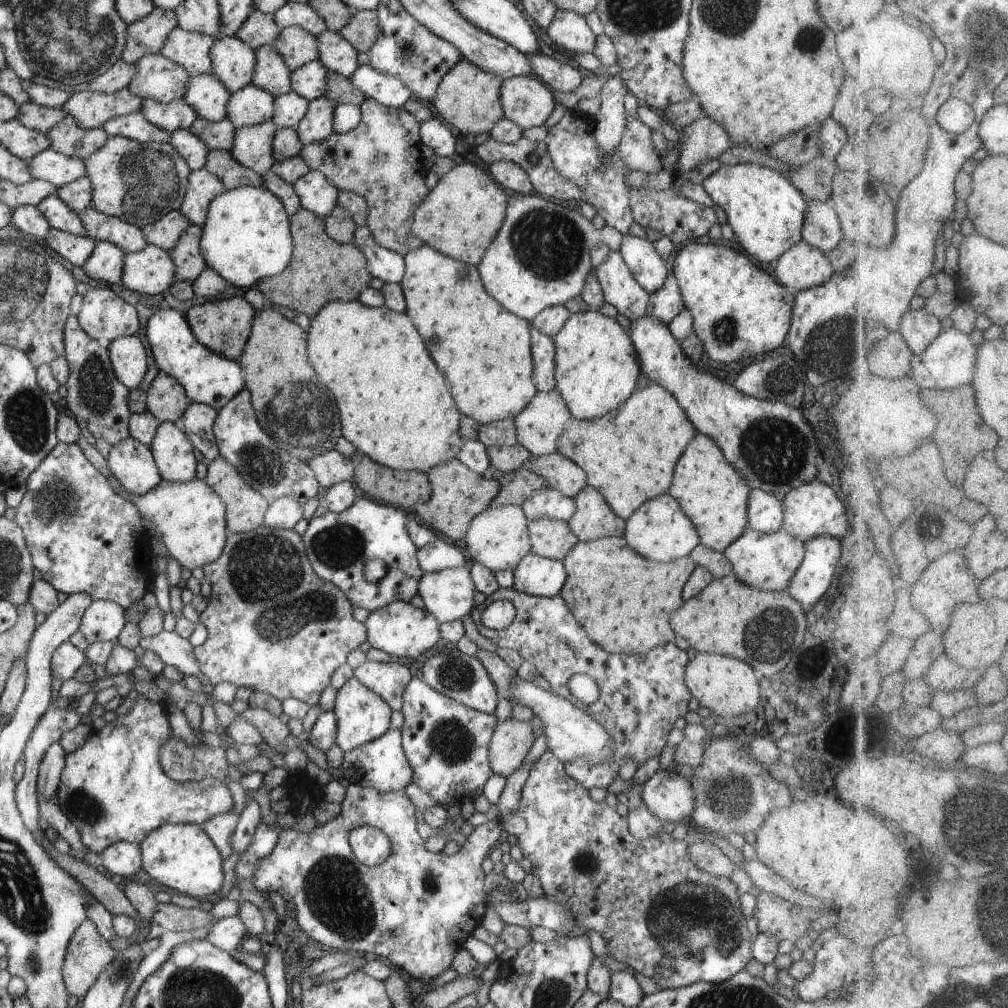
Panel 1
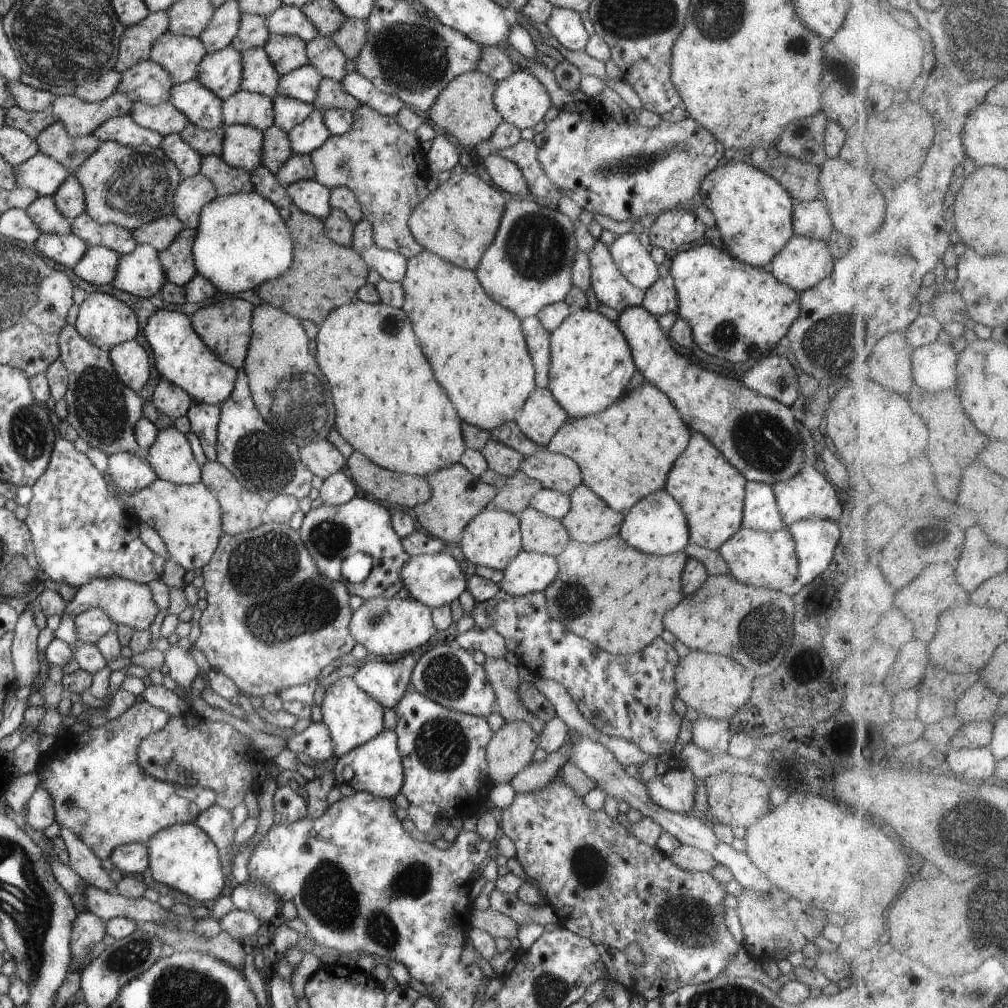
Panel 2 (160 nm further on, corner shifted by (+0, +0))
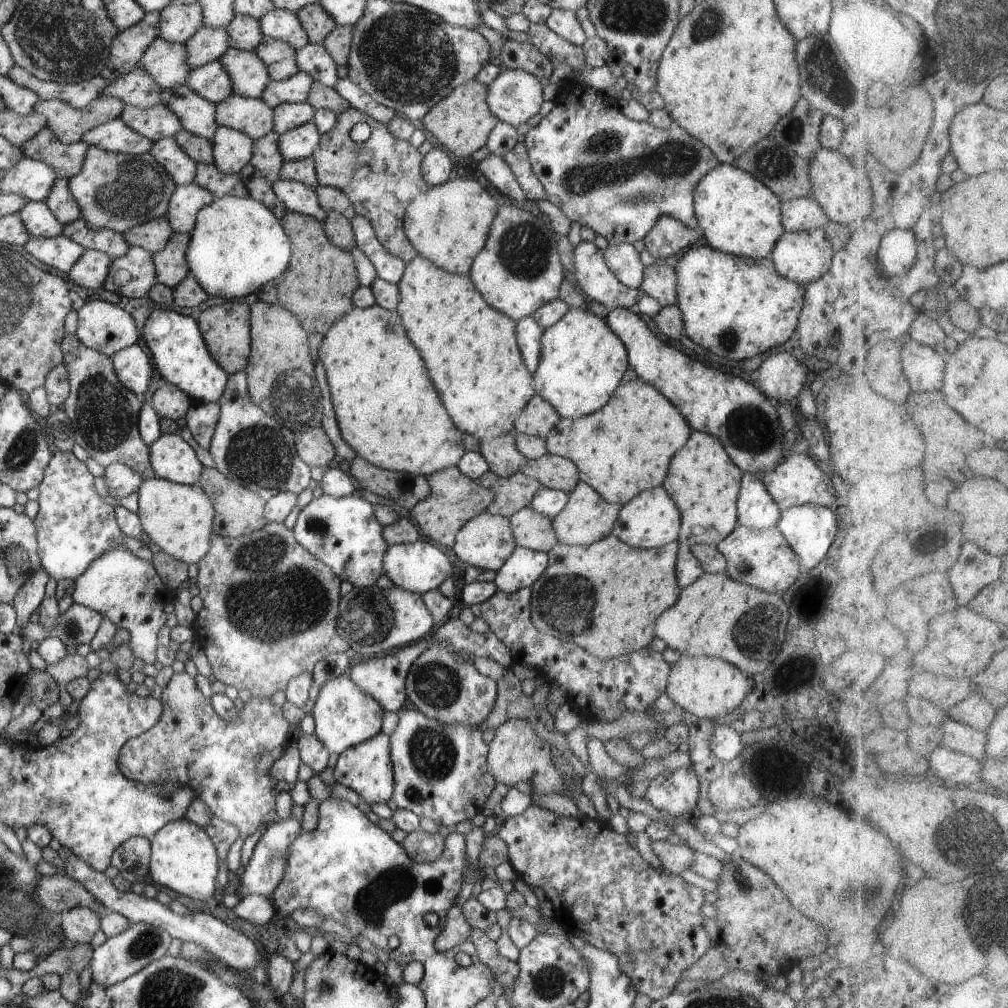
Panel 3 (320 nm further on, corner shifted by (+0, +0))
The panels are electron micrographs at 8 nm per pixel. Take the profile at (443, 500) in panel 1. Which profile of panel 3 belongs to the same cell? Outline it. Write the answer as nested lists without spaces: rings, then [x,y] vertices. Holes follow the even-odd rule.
[[[448,467],[432,473],[427,476],[427,481],[430,492],[424,500],[413,505],[411,510],[413,521],[425,541],[429,540],[439,548],[442,546],[452,548],[456,533],[470,519],[486,511],[495,496],[491,490],[484,488],[478,480],[473,481],[463,475],[457,467]]]

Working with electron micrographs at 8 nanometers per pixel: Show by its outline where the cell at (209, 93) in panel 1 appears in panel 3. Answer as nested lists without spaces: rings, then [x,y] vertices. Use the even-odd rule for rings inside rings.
[[[186,84],[162,90],[160,98],[178,117],[182,129],[212,140],[219,127],[215,121],[215,104],[202,98]]]

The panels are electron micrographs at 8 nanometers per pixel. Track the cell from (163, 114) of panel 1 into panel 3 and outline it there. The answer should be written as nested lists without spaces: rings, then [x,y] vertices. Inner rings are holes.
[[[162,102],[150,108],[126,105],[119,118],[153,143],[182,129],[178,117]]]

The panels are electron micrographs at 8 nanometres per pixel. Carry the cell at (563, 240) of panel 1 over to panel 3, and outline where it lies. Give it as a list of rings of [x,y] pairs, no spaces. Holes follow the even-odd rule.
[[[514,205],[499,206],[484,248],[474,257],[469,277],[482,298],[498,312],[518,322],[543,304],[559,298],[562,281],[568,278],[560,262],[556,232],[550,219]]]

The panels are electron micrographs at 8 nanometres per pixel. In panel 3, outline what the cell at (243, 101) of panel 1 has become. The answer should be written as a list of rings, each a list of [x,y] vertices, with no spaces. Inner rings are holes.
[[[232,94],[216,105],[215,121],[219,127],[243,132],[255,141],[273,130],[273,108],[262,99]]]

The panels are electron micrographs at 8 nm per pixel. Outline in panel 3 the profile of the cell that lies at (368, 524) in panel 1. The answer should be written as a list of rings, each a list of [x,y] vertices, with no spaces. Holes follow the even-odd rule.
[[[352,493],[343,497],[324,494],[312,499],[299,513],[292,532],[300,546],[329,566],[342,581],[348,580],[354,587],[368,588],[383,575],[383,556],[388,544],[383,539],[382,529],[383,526],[374,516],[373,505],[360,498],[356,493]]]

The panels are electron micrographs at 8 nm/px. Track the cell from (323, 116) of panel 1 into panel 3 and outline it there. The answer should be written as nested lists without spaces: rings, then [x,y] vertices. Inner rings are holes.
[[[310,121],[278,137],[278,148],[285,161],[295,161],[311,156],[321,139],[321,132]]]

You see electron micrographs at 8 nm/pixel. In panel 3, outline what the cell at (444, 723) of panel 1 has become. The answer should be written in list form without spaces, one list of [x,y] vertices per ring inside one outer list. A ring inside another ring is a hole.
[[[411,705],[404,707],[398,714],[396,730],[389,736],[389,753],[394,771],[394,790],[391,798],[396,802],[397,808],[408,809],[420,818],[432,818],[437,825],[443,824],[450,831],[455,830],[458,822],[471,821],[476,814],[482,813],[496,782],[487,761],[489,746],[482,740],[479,728],[441,723]]]

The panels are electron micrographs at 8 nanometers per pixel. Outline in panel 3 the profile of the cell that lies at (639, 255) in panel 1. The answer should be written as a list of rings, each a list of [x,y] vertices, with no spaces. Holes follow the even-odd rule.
[[[630,243],[608,245],[603,250],[604,262],[614,276],[628,288],[638,289],[642,284],[645,266],[639,252]]]

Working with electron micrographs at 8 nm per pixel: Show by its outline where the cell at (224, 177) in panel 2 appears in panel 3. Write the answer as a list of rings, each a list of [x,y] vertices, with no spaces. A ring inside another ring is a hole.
[[[199,162],[193,182],[211,192],[215,199],[226,195],[233,197],[249,196],[239,173],[224,174],[214,164]]]

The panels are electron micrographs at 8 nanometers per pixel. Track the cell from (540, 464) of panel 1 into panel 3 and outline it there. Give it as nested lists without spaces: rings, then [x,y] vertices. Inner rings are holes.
[[[546,453],[537,459],[529,459],[520,472],[530,478],[536,479],[542,486],[564,492],[572,492],[572,489],[580,482],[577,466],[564,457]]]

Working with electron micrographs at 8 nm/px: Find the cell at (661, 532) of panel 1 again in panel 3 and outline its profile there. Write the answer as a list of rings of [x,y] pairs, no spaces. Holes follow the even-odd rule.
[[[664,487],[642,491],[638,496],[621,506],[613,526],[612,535],[636,548],[660,548],[677,542],[681,525],[680,511]]]

